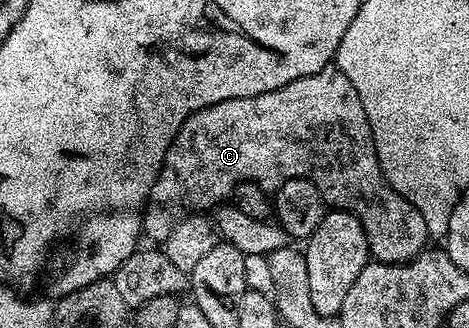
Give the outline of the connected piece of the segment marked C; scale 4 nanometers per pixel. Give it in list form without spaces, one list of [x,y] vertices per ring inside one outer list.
[[[334,64],[325,67],[324,70],[316,74],[301,76],[297,80],[293,80],[293,84],[285,84],[273,92],[265,92],[259,96],[249,96],[248,98],[229,98],[224,102],[206,106],[195,114],[190,114],[185,120],[185,124],[181,124],[175,139],[171,141],[171,146],[167,149],[167,155],[163,161],[163,167],[159,169],[159,174],[155,177],[155,183],[147,197],[147,205],[143,207],[143,234],[146,237],[166,240],[169,232],[173,232],[173,228],[177,228],[177,224],[181,224],[181,220],[189,217],[189,212],[207,212],[210,206],[216,205],[215,207],[218,207],[220,204],[226,203],[234,195],[235,188],[243,182],[256,182],[262,190],[274,192],[278,190],[281,184],[285,184],[285,180],[293,180],[294,178],[309,179],[321,192],[323,201],[327,203],[328,207],[344,210],[359,217],[363,225],[363,231],[367,233],[367,248],[370,257],[374,261],[408,262],[409,259],[417,257],[428,245],[429,235],[425,224],[425,216],[421,216],[421,212],[405,196],[399,195],[387,183],[379,167],[378,157],[375,154],[374,136],[371,135],[369,117],[365,114],[365,108],[362,107],[357,89],[354,88],[349,78],[345,76],[345,72],[339,70],[339,67]]]

